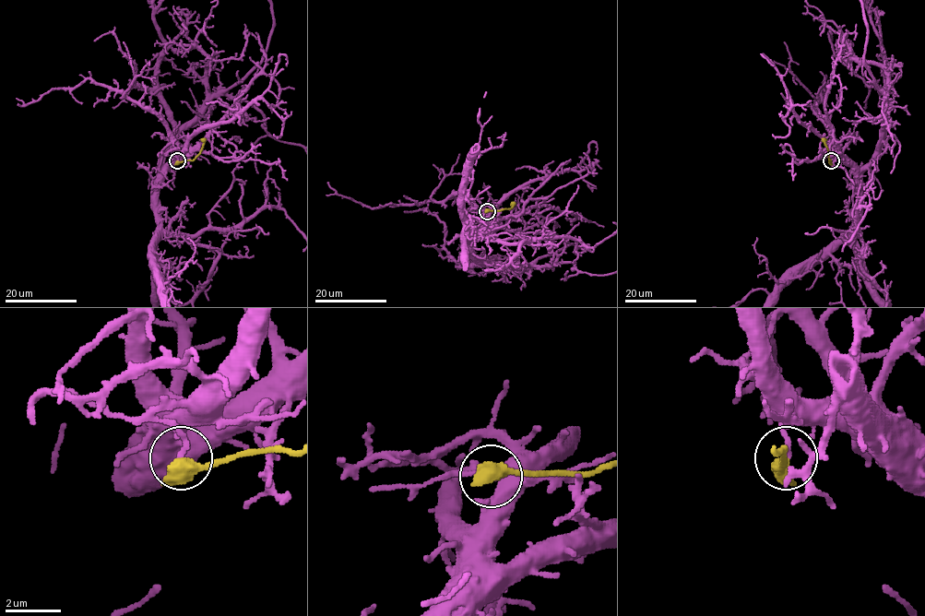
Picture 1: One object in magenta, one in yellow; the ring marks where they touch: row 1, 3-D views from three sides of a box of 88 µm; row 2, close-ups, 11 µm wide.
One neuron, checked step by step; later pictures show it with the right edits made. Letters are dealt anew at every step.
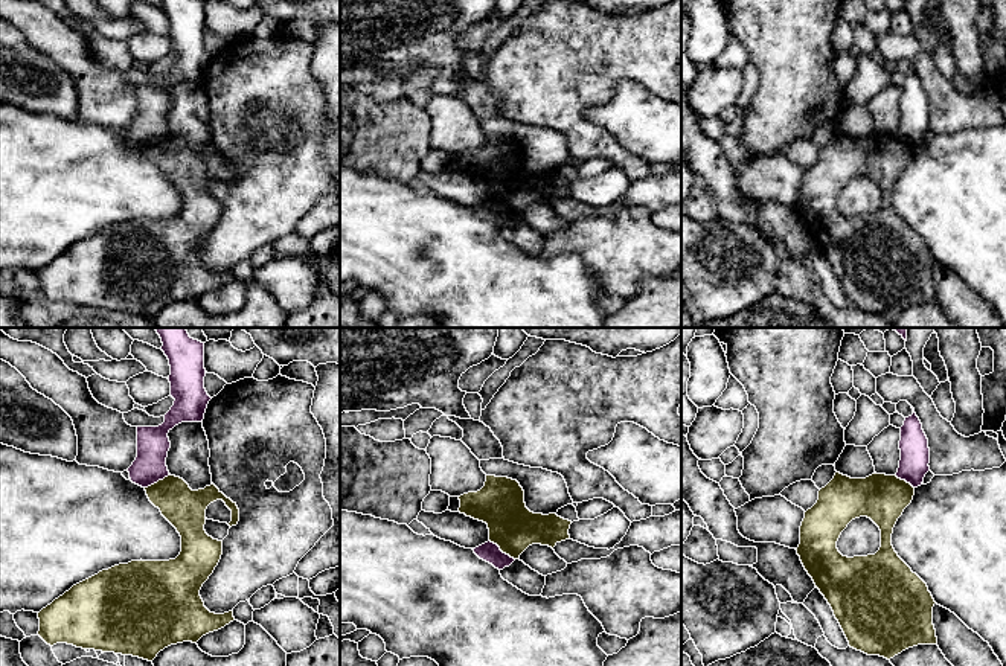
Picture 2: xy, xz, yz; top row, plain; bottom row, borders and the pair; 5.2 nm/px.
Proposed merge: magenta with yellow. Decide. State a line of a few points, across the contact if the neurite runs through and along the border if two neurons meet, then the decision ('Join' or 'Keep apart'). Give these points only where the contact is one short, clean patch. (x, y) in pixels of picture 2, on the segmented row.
Line: xz (490, 540), (514, 560). Keep apart

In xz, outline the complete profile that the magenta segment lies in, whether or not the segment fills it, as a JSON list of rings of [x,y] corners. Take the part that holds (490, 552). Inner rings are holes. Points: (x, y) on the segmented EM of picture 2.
[[[491,541],[473,549],[473,550],[480,559],[492,564],[498,570],[509,567],[515,561],[509,555],[503,553],[500,550],[500,547]]]

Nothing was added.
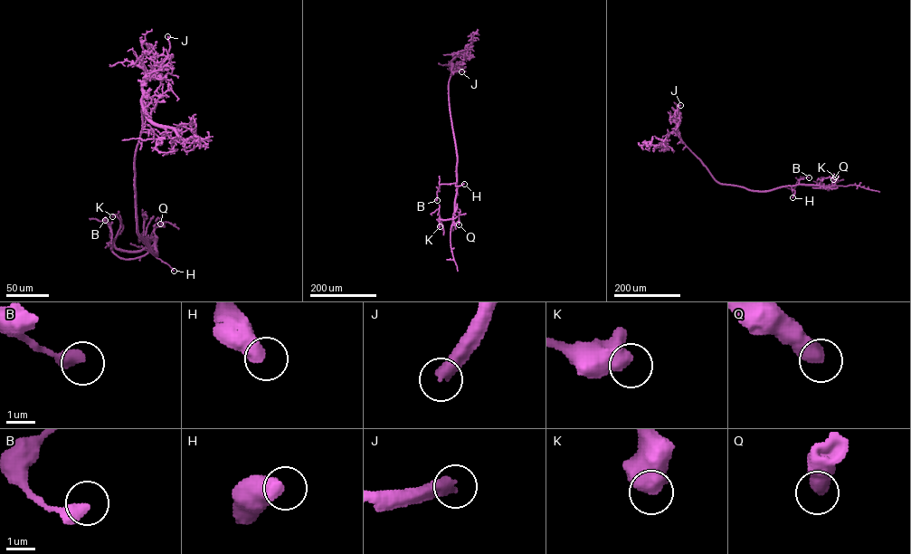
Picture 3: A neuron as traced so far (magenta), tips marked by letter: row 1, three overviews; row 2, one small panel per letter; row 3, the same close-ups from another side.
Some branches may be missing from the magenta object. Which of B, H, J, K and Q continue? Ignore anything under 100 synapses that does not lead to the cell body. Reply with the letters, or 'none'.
J

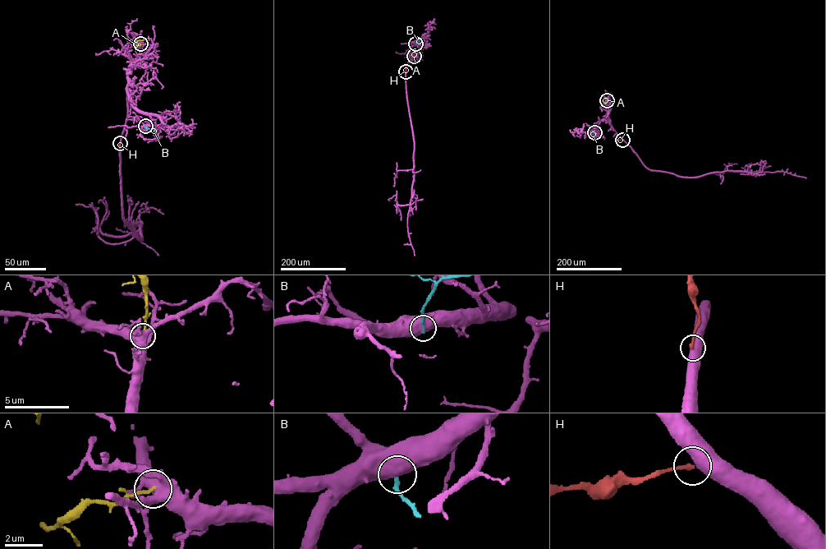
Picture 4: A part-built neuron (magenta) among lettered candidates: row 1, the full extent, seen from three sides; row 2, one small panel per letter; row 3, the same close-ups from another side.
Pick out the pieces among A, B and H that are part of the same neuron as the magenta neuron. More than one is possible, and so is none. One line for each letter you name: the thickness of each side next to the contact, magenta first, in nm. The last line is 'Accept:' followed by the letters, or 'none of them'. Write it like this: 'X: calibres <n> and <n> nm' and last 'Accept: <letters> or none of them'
H: calibres 700 and 240 nm
Accept: H

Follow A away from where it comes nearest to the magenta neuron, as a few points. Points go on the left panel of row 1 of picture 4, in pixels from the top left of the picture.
A: (140, 43), (135, 44), (137, 41), (147, 39)

